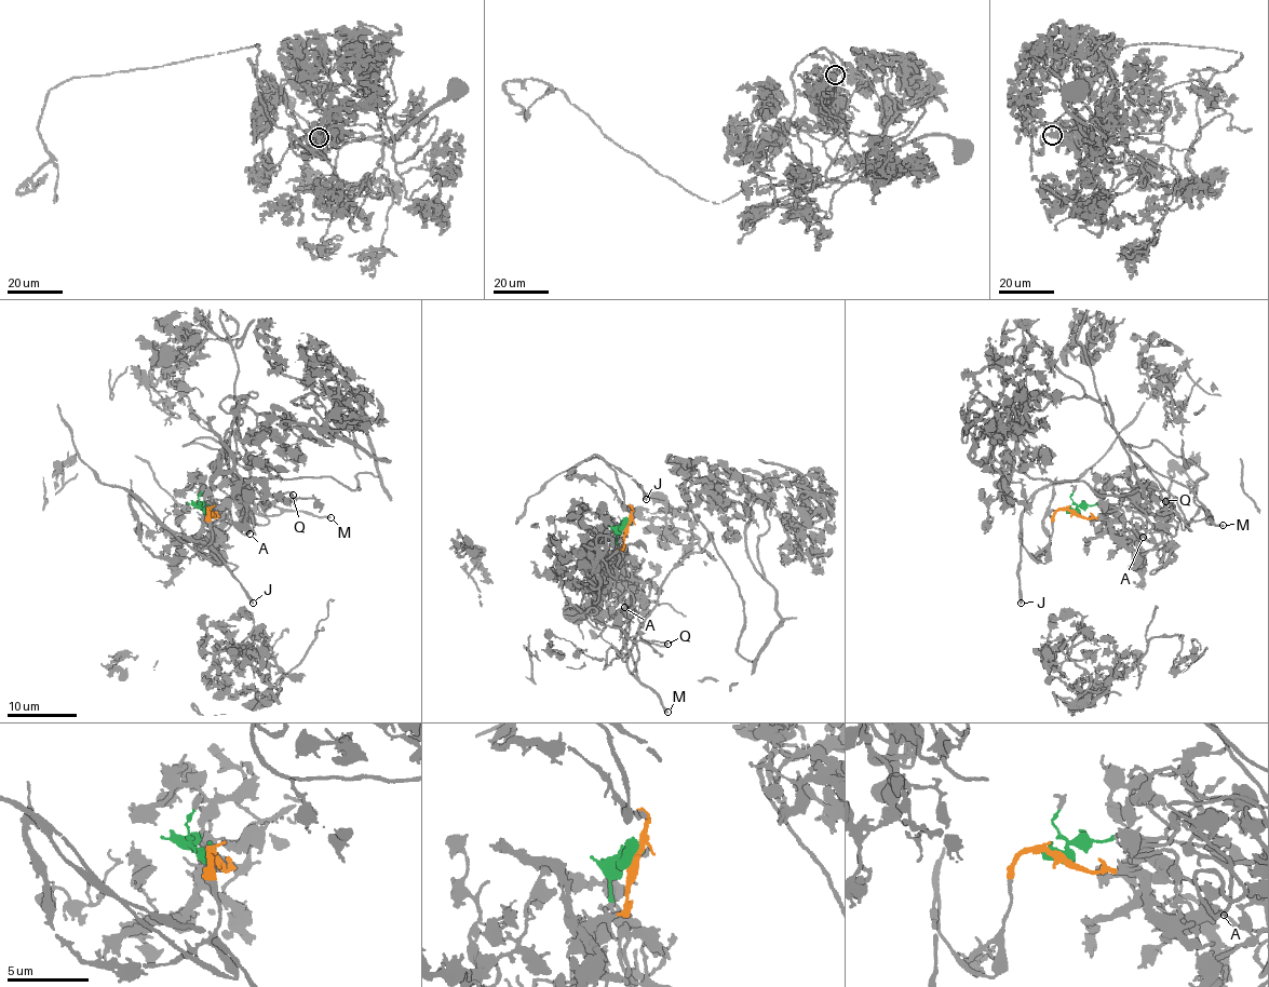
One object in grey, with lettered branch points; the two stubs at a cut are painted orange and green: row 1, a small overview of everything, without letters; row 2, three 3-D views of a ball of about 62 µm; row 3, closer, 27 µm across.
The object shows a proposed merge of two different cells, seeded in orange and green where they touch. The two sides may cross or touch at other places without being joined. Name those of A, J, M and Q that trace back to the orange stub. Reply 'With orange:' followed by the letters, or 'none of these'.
With orange: J

